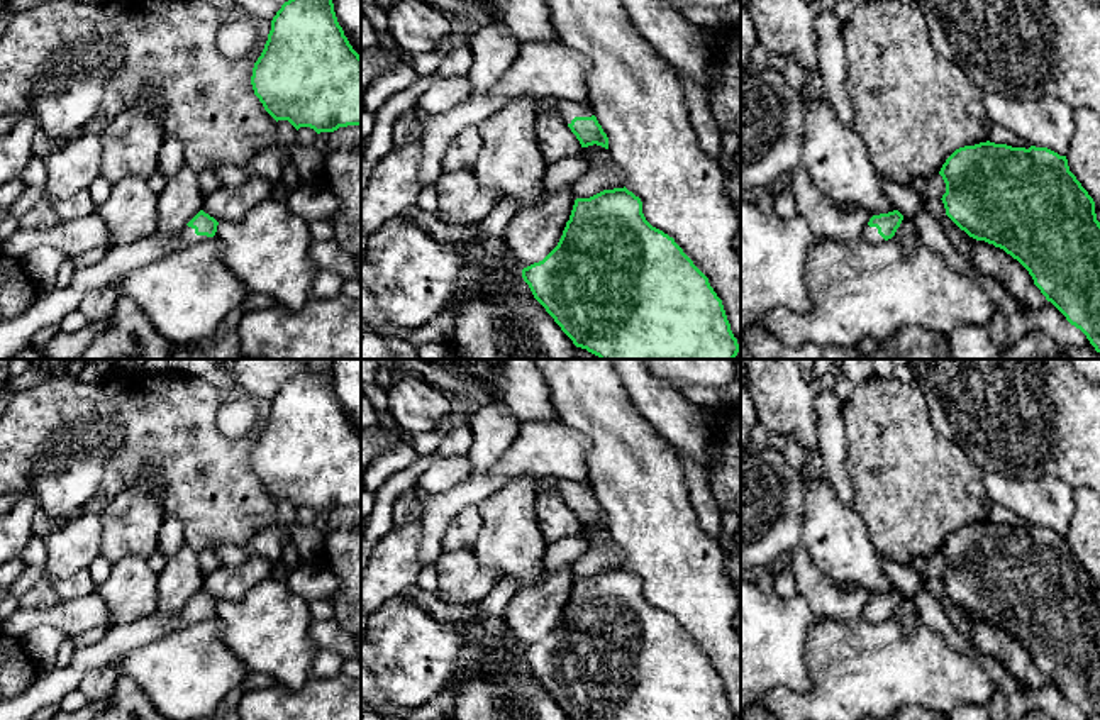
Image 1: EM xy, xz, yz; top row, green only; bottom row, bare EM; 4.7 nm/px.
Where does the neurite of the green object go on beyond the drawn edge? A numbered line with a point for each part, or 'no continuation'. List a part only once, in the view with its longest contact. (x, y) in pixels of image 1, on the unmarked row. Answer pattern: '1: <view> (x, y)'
1: xz (568, 490)

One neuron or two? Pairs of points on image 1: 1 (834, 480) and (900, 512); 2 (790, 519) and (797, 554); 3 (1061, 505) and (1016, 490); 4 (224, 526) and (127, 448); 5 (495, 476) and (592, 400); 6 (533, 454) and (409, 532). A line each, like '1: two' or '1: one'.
1: two
2: two
3: one
4: one
5: two
6: two

